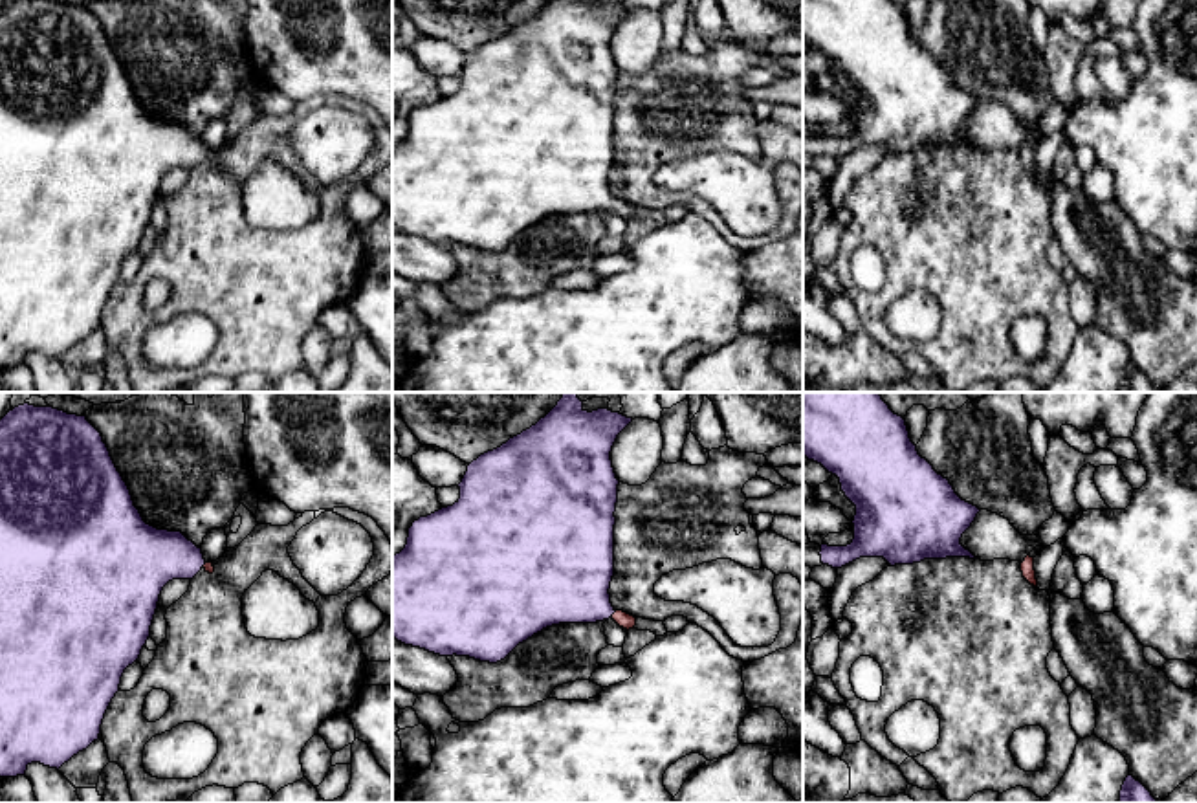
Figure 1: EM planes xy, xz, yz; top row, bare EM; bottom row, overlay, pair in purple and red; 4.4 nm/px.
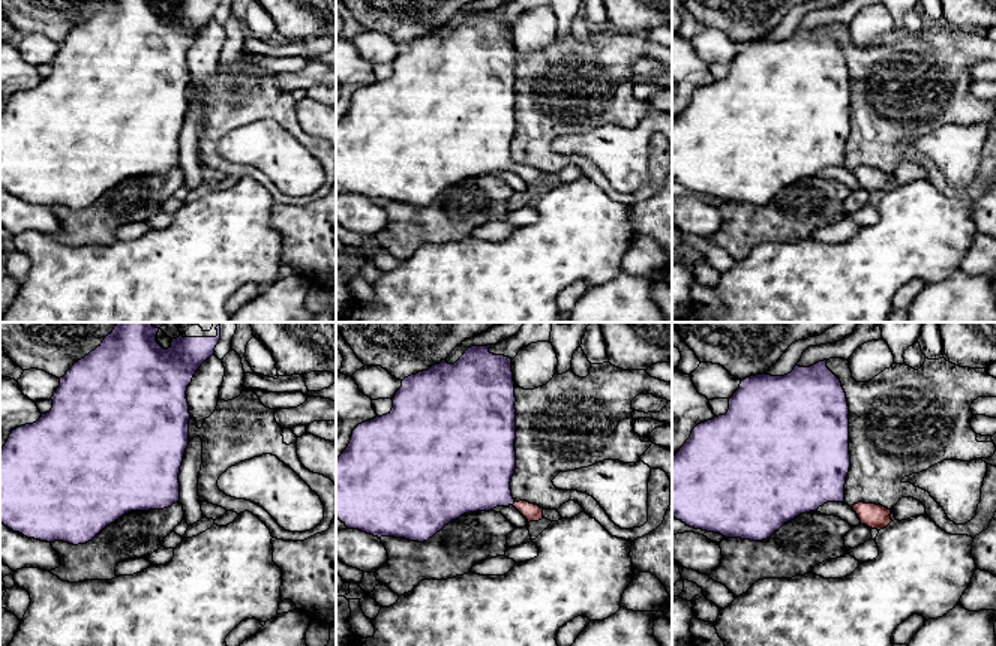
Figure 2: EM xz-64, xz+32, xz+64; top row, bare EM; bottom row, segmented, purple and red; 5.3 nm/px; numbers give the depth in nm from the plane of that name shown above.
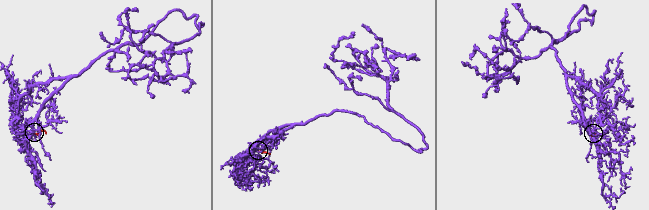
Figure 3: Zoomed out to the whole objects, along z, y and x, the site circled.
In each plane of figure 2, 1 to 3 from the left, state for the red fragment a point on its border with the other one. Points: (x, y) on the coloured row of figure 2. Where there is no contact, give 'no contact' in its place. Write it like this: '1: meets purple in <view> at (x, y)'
1: no contact
2: no contact
3: no contact

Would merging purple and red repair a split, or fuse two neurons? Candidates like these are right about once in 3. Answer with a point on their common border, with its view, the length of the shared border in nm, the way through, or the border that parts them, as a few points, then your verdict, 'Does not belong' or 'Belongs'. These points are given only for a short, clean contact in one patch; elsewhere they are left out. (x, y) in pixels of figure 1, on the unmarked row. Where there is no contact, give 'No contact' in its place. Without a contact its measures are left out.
Touches purple at xz (613, 202). Shared border 40 nm. Path across: xz (567, 169), (589, 191), (613, 202), (622, 208). Belongs

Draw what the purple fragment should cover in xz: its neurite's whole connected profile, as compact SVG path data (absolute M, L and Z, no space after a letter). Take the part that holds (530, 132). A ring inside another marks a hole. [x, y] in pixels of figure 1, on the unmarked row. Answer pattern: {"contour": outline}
{"contour": "M550 0L535 15L467 55L460 88L409 117L405 138L392 147L392 226L440 246L497 253L519 233L559 213L612 207L634 218L636 207L610 192L618 73L610 40L632 11L612 0Z"}

